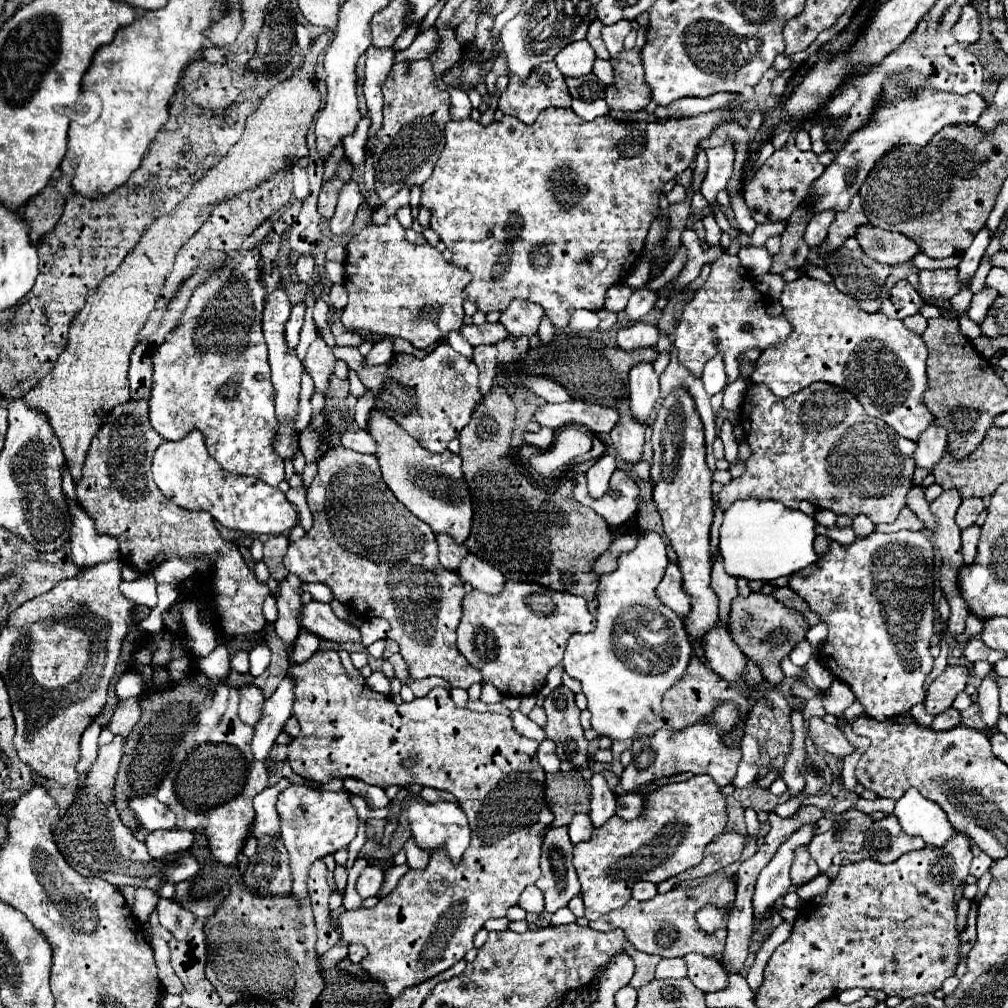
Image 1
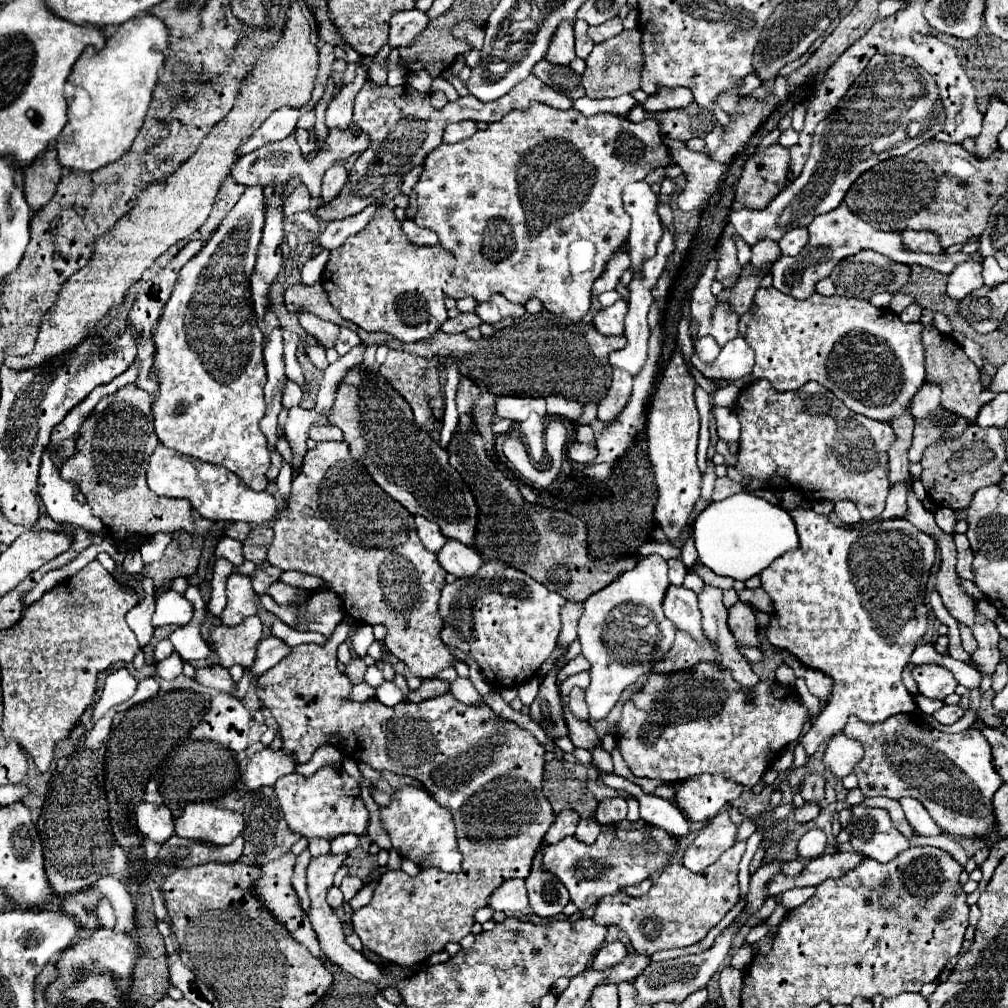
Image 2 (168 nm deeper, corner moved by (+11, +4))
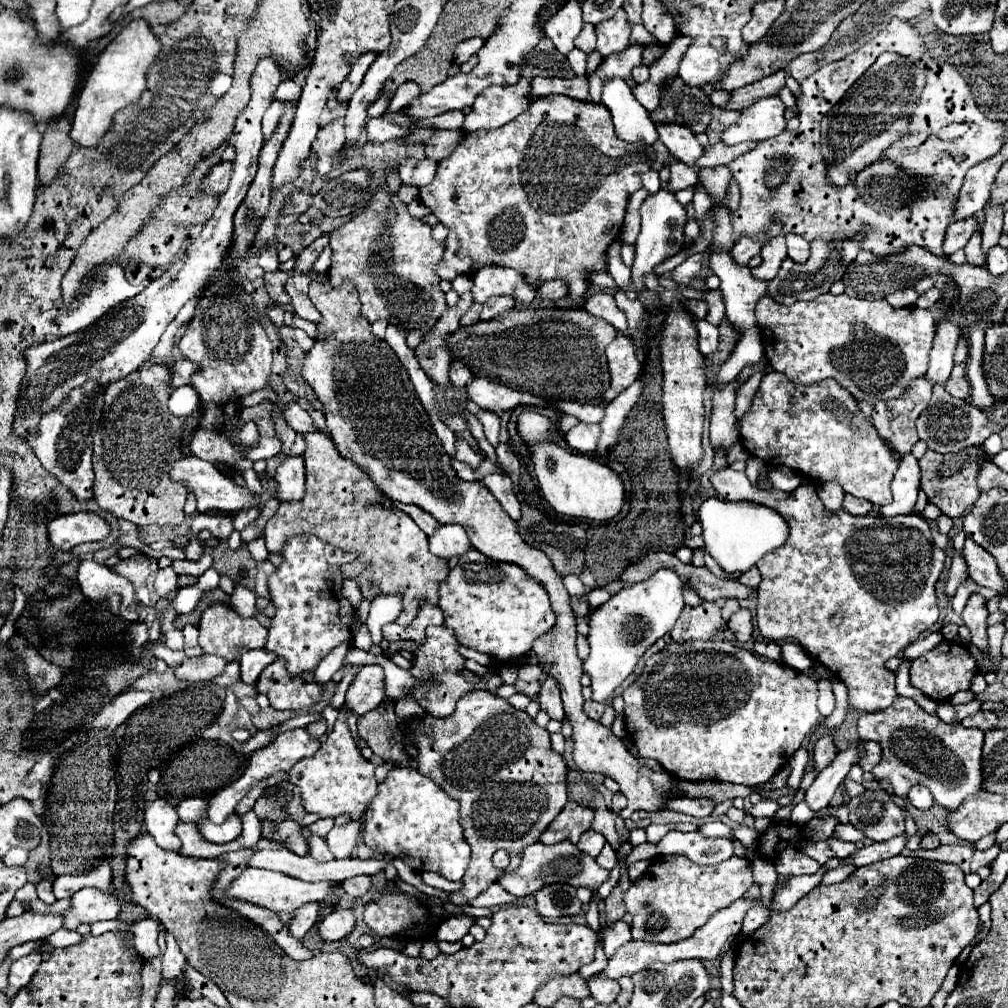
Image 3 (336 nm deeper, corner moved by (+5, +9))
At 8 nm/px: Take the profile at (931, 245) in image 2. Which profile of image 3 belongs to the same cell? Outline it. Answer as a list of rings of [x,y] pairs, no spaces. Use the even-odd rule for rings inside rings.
[[[974,217],[972,219],[964,219],[960,223],[952,223],[948,227],[948,235],[944,239],[944,247],[942,247],[944,249],[944,255],[952,255],[954,251],[964,249],[966,243],[970,241],[970,237],[976,231],[980,231],[980,225],[978,225],[978,221]]]

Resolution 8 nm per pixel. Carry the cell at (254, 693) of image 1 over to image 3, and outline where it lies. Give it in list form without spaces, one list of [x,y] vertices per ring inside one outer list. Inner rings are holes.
[[[198,655],[198,657],[184,657],[182,663],[174,667],[174,675],[182,681],[194,681],[194,683],[208,683],[218,673],[222,673],[226,667],[226,659],[220,659],[218,655]]]

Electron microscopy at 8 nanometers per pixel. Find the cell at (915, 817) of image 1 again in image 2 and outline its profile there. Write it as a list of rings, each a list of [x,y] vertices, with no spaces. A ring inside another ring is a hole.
[[[902,798],[900,806],[902,806],[904,814],[906,814],[908,824],[916,832],[916,836],[924,838],[924,836],[938,836],[938,834],[942,834],[942,830],[934,824],[934,820],[930,818],[930,814],[926,812],[926,808],[918,800],[914,800],[914,798]]]

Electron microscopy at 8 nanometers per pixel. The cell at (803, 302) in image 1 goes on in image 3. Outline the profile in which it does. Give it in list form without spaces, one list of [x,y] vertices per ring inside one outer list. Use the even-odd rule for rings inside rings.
[[[824,293],[812,301],[796,301],[790,307],[772,303],[766,295],[756,305],[756,319],[760,331],[766,335],[766,359],[774,371],[784,373],[794,383],[818,383],[822,379],[836,379],[844,389],[848,389],[854,399],[864,399],[870,403],[896,399],[908,389],[908,383],[916,377],[926,375],[928,355],[934,339],[934,317],[928,309],[904,307],[894,309],[886,299],[866,301],[842,295]]]

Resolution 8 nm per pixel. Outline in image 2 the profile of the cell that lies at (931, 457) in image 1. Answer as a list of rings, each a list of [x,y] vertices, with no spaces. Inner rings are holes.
[[[924,384],[918,390],[918,396],[914,396],[910,412],[914,416],[914,420],[922,420],[932,416],[936,410],[940,408],[940,388],[934,384]]]

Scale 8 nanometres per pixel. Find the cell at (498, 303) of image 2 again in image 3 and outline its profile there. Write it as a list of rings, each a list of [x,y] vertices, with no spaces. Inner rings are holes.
[[[498,265],[482,267],[474,273],[472,297],[476,303],[484,303],[494,295],[510,295],[520,303],[532,303],[538,287],[528,283],[524,275],[516,269],[506,269]]]

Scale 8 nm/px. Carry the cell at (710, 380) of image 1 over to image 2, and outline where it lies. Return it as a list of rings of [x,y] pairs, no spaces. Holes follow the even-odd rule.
[[[706,336],[706,338],[698,340],[694,348],[696,348],[698,358],[700,358],[702,362],[706,362],[706,364],[714,362],[714,360],[716,360],[716,356],[720,354],[720,346],[716,344],[716,340],[714,340],[712,336]]]

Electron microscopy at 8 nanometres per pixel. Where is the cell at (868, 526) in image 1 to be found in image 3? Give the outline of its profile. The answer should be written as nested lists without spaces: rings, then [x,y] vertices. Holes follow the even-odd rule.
[[[846,495],[842,507],[844,507],[848,513],[852,513],[852,515],[866,515],[866,513],[872,511],[874,505],[872,505],[870,501],[864,501],[864,499],[856,499],[856,497],[852,497],[852,495]]]

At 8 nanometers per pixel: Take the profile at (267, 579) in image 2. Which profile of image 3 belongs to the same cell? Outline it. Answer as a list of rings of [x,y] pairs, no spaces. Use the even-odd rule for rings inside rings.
[[[258,537],[258,539],[250,541],[250,543],[248,543],[248,551],[252,553],[252,557],[254,557],[256,561],[268,559],[268,549],[266,549],[266,545],[264,545],[264,537]]]

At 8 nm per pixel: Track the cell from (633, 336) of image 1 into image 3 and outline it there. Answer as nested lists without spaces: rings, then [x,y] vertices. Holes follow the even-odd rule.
[[[608,291],[592,293],[592,295],[586,297],[586,301],[584,301],[584,309],[586,309],[590,315],[608,321],[616,331],[626,333],[628,327],[626,327],[624,313],[616,307],[616,303],[614,303],[614,295],[612,295],[612,293],[608,293]]]

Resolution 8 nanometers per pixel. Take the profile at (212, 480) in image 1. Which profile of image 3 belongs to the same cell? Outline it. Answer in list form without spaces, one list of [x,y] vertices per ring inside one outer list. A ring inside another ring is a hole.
[[[194,455],[190,457],[182,457],[180,461],[176,461],[176,465],[170,471],[172,479],[182,481],[194,495],[196,495],[196,511],[198,513],[206,513],[206,511],[222,511],[222,513],[234,513],[234,511],[242,511],[248,509],[254,503],[254,495],[246,489],[240,487],[232,481],[232,477],[220,473],[216,469],[216,465],[202,461],[202,459],[194,459]]]

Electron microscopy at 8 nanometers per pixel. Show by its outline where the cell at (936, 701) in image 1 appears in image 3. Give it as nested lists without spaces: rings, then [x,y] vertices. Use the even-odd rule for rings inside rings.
[[[942,641],[932,651],[920,655],[912,661],[910,667],[910,683],[912,687],[920,689],[924,695],[928,695],[934,701],[946,701],[958,691],[970,689],[970,681],[976,675],[976,661],[968,653],[966,645],[960,645],[956,641]]]

